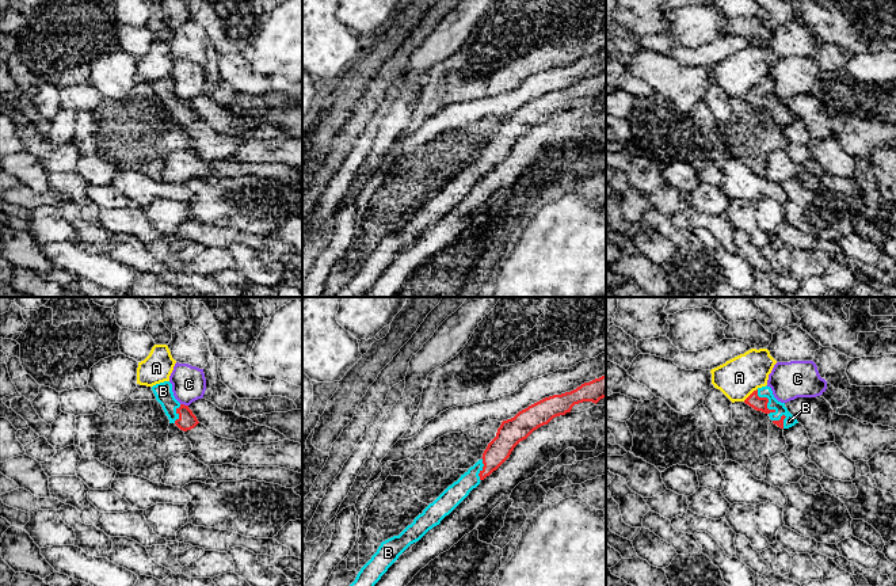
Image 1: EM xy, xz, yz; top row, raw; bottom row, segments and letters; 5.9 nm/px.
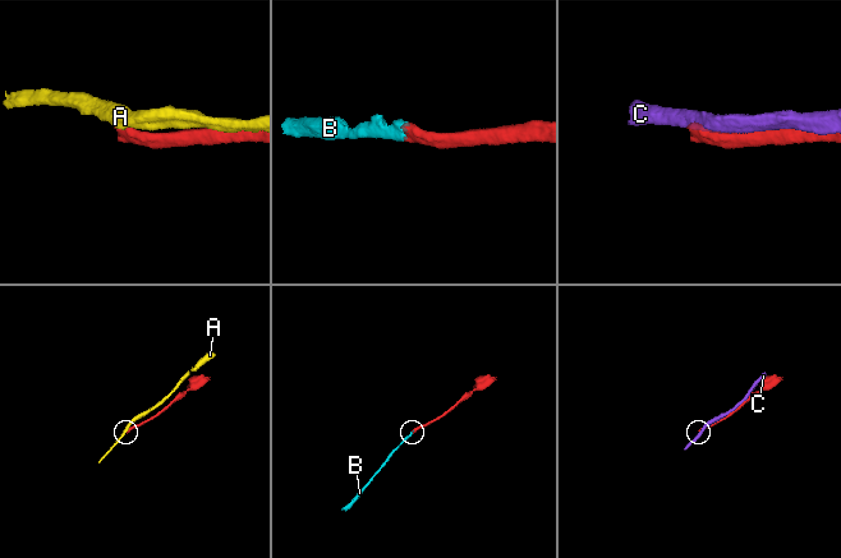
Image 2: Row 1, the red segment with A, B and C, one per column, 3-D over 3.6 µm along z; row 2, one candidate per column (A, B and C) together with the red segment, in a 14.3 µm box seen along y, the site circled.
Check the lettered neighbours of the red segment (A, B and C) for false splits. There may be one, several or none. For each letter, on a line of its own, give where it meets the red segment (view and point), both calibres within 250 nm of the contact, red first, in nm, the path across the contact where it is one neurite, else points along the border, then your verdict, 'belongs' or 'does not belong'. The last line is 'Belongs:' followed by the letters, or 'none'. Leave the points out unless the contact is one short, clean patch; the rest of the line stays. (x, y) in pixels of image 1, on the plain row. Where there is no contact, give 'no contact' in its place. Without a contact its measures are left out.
A: yz (751, 90) | 80/240 nm | along yz (757, 84), (743, 96) | does not belong
B: yz (767, 95) | 80/70 nm | across yz (758, 99), (767, 95), (789, 117) | belongs
C: xy (183, 101) | 110/200 nm | does not belong
Belongs: B

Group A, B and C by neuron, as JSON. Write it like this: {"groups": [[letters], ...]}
{"groups": [["A"], ["B"], ["C"]]}

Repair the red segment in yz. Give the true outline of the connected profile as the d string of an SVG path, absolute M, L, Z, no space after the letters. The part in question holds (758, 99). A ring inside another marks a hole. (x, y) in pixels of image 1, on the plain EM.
M767 81L754 87L744 99L756 107L767 110L773 119L781 125L789 125L798 119L788 107L785 99L781 99L774 94L771 84Z

